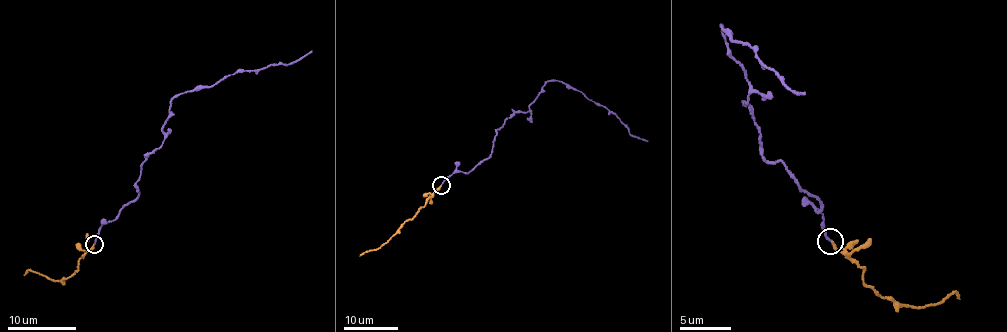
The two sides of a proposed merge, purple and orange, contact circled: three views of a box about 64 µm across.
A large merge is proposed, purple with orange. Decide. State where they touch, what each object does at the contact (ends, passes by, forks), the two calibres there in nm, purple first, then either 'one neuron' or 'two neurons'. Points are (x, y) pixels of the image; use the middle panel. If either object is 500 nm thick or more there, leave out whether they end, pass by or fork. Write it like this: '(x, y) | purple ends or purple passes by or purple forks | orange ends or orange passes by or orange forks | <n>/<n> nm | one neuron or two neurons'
(441, 185) | purple ends | orange ends | 160/200 nm | two neurons

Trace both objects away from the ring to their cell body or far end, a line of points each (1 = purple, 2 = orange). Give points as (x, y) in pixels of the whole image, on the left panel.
1: (93, 244), (102, 225), (137, 197), (141, 162), (159, 147), (175, 97), (228, 75), (289, 63), (312, 50)
2: (94, 243), (92, 249), (81, 258), (79, 270), (69, 277), (51, 280), (29, 270), (24, 275)

